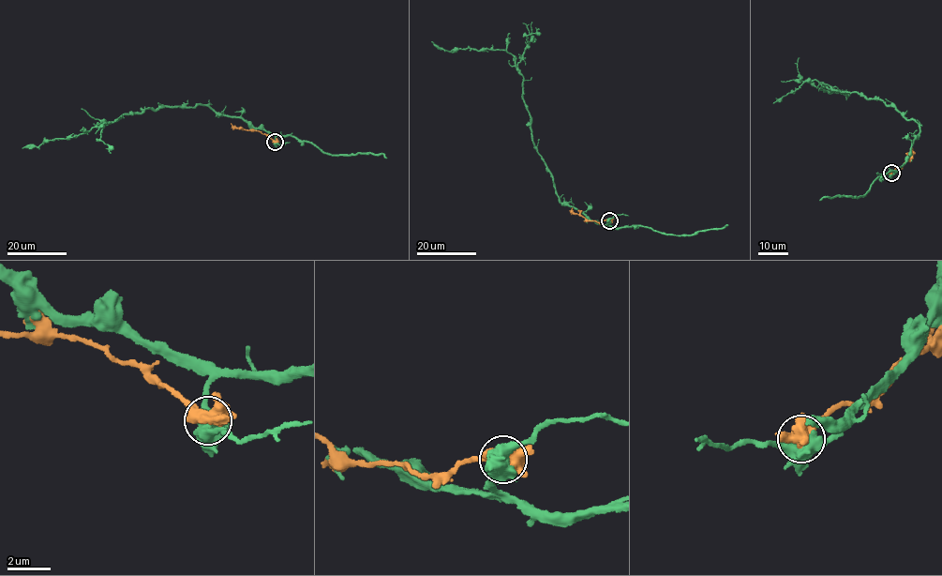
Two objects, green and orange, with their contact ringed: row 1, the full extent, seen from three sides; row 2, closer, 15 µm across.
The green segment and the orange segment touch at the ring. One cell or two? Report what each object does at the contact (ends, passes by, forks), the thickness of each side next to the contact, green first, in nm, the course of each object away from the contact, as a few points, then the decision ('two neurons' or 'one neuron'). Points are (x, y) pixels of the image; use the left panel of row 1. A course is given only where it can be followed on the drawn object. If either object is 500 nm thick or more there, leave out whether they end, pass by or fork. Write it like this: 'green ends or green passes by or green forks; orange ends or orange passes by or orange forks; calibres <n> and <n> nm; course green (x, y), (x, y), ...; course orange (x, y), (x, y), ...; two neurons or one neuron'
calibres 550 and 460 nm; course green (276, 142), (275, 135), (242, 118), (198, 104), (125, 114), (86, 132), (22, 148); course orange (276, 142), (258, 130), (235, 128), (231, 123); two neurons

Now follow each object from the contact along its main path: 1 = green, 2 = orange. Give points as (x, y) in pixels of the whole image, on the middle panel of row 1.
1: (609, 220), (591, 221), (560, 203), (532, 139), (523, 76), (513, 55), (484, 48), (448, 51), (431, 41)
2: (609, 220), (586, 220), (573, 213), (572, 207)

